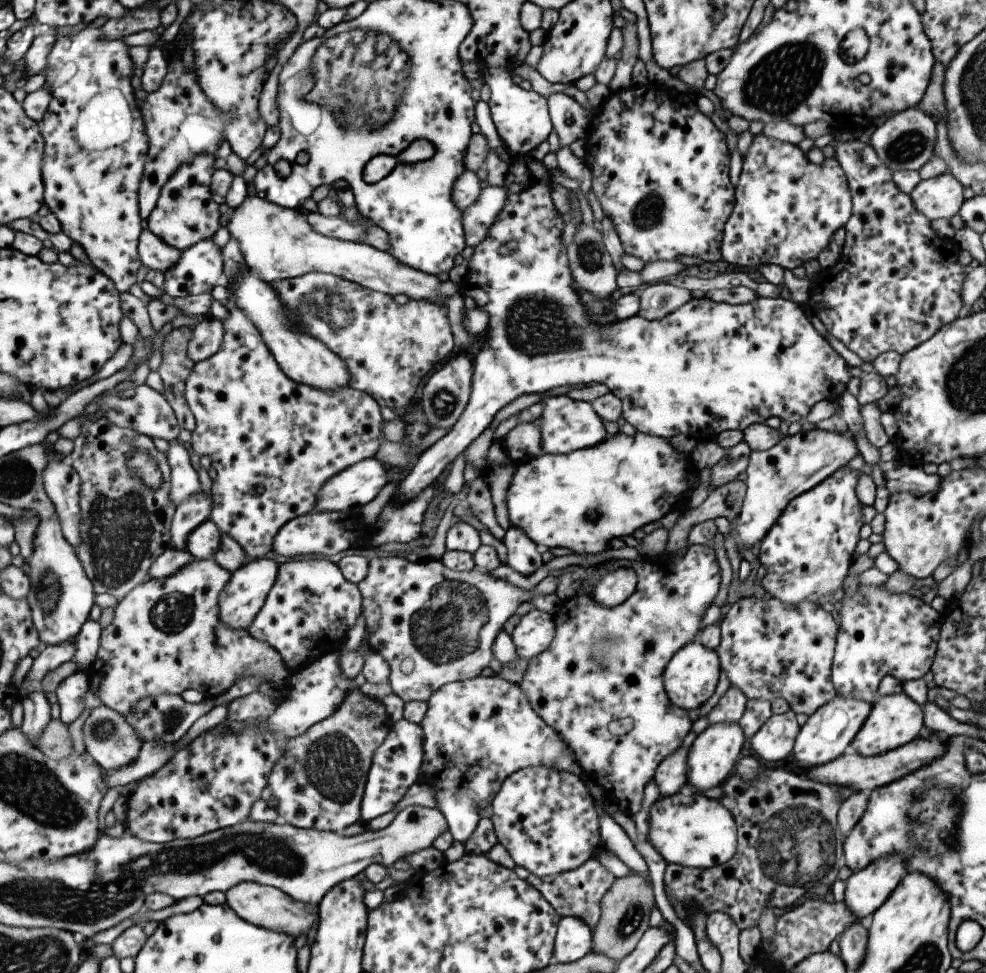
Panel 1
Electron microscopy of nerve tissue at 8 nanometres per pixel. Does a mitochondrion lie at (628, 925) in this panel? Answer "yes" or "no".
yes

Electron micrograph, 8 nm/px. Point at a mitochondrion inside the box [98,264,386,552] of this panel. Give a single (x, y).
(327, 303)

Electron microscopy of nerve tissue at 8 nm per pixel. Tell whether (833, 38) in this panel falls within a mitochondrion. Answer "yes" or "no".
no

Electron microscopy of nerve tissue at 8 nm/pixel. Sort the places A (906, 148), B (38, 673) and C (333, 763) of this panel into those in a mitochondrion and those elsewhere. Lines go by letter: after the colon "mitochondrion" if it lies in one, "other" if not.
A: mitochondrion
B: other
C: mitochondrion

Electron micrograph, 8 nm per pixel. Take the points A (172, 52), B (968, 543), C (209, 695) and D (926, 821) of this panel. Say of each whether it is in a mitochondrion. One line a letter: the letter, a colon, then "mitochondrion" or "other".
A: other
B: other
C: other
D: mitochondrion

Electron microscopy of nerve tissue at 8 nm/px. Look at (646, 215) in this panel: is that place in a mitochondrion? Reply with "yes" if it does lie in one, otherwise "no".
yes

